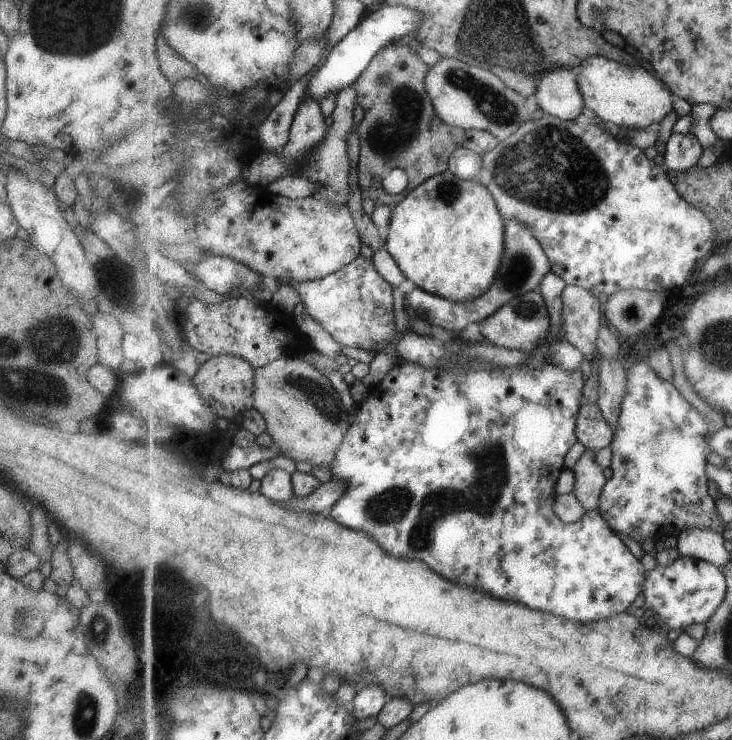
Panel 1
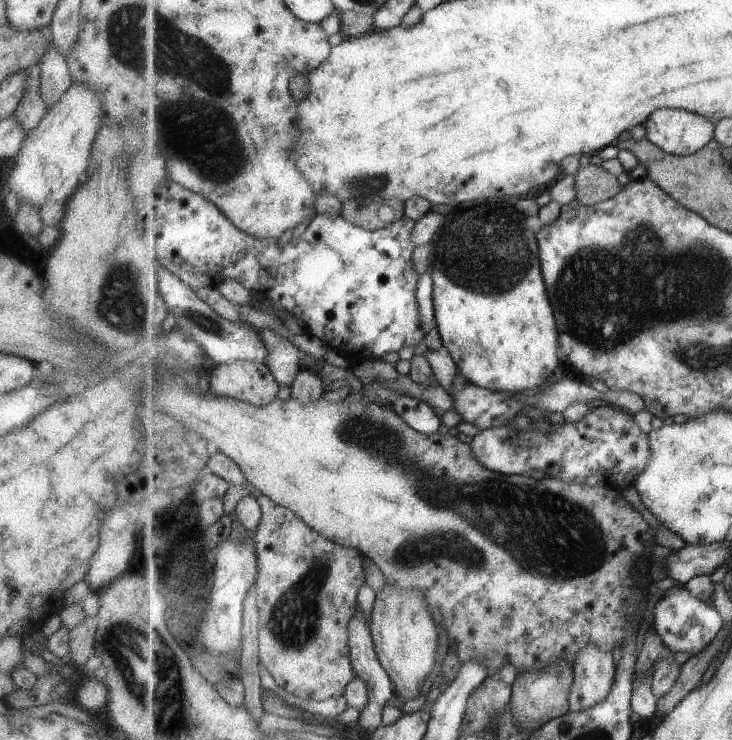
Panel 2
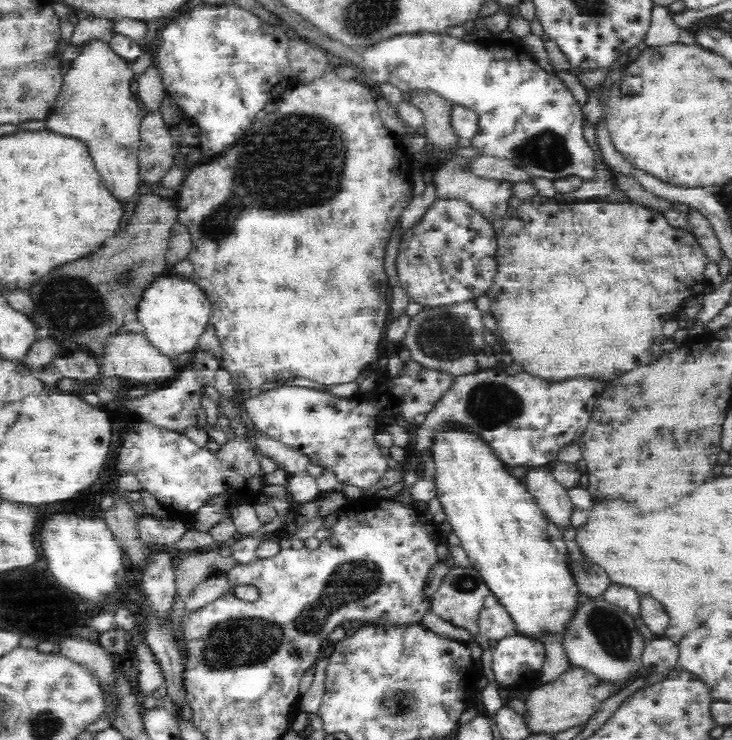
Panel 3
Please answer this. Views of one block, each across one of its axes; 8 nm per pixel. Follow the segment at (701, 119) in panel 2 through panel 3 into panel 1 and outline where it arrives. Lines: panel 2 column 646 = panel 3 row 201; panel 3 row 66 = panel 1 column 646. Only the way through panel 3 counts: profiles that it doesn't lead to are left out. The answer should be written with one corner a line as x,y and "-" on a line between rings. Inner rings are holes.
591,56
587,58
579,76
579,86
586,108
593,111
597,119
614,128
647,131
663,122
675,110
675,96
668,86
639,64
628,67
626,63
603,56

